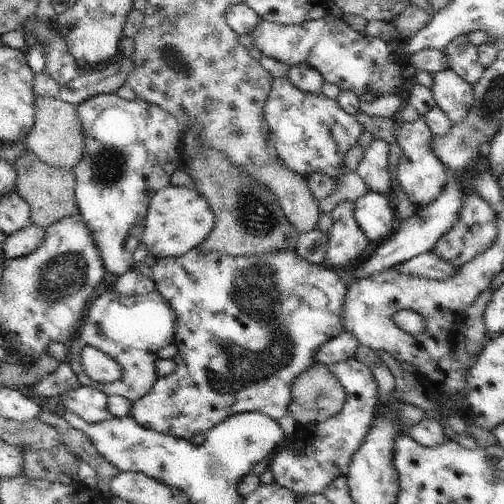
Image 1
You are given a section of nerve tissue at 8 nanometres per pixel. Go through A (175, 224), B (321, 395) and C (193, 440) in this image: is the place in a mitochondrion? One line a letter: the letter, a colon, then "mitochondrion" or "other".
A: other
B: mitochondrion
C: other

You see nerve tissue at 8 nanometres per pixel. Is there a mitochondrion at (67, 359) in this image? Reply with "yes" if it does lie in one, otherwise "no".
no

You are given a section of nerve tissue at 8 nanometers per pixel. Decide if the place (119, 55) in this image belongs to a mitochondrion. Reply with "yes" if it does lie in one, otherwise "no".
no

